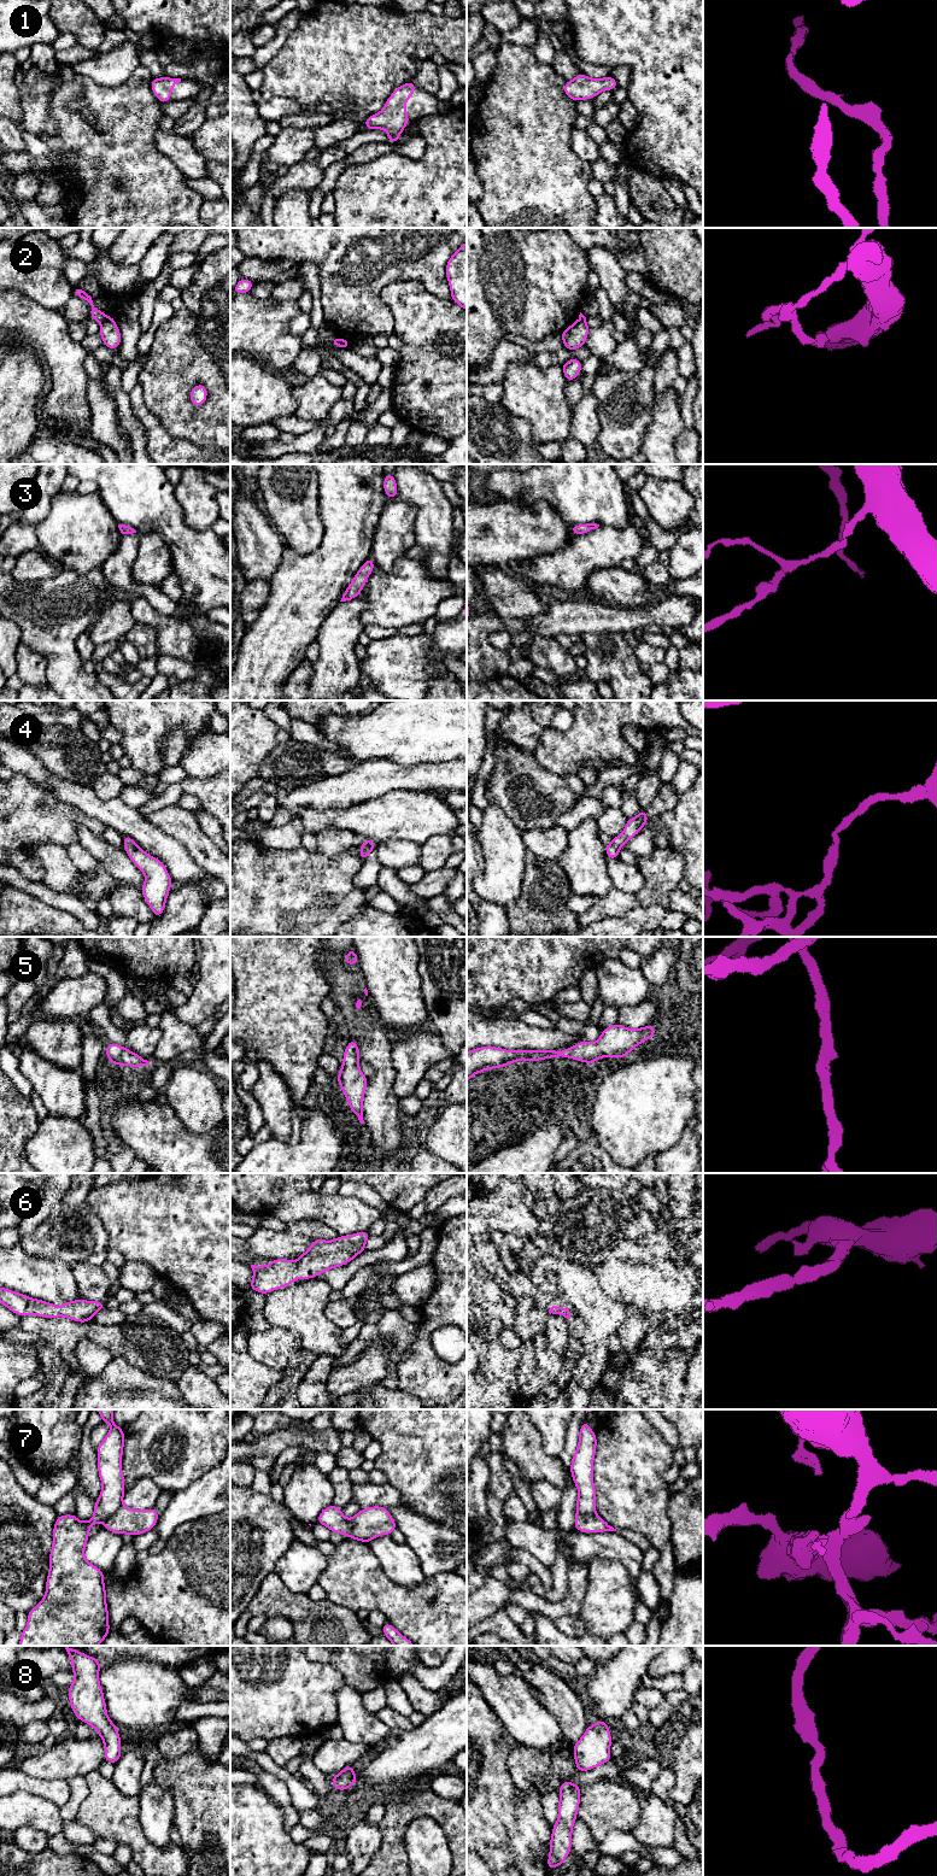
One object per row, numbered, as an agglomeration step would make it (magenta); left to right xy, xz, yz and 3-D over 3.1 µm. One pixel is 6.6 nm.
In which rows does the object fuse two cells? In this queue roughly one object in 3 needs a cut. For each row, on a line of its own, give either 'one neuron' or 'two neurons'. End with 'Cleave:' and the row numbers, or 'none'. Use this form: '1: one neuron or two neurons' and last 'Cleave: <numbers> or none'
1: one neuron
2: two neurons
3: one neuron
4: one neuron
5: one neuron
6: one neuron
7: two neurons
8: one neuron
Cleave: 2, 7

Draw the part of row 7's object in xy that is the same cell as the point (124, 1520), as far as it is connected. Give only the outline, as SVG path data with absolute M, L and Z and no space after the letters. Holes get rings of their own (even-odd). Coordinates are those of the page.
M122 1506L111 1513L103 1528L117 1535L130 1534L134 1537L153 1529L157 1522L158 1512L156 1507L136 1511Z

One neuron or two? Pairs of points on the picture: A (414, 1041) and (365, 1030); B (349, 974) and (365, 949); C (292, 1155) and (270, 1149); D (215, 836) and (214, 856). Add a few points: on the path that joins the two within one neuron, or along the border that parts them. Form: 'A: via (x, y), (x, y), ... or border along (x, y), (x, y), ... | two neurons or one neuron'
A: border along (392, 1044), (392, 1066), (396, 1072) | two neurons
B: border along (359, 963), (365, 986) | two neurons
C: via (287, 1155), (275, 1154) | one neuron
D: border along (198, 820), (199, 827), (217, 846) | two neurons

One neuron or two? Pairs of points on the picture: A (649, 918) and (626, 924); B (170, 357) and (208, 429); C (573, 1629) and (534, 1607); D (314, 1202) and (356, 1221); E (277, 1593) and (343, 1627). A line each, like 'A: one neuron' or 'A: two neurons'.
A: one neuron
B: one neuron
C: two neurons
D: one neuron
E: one neuron

